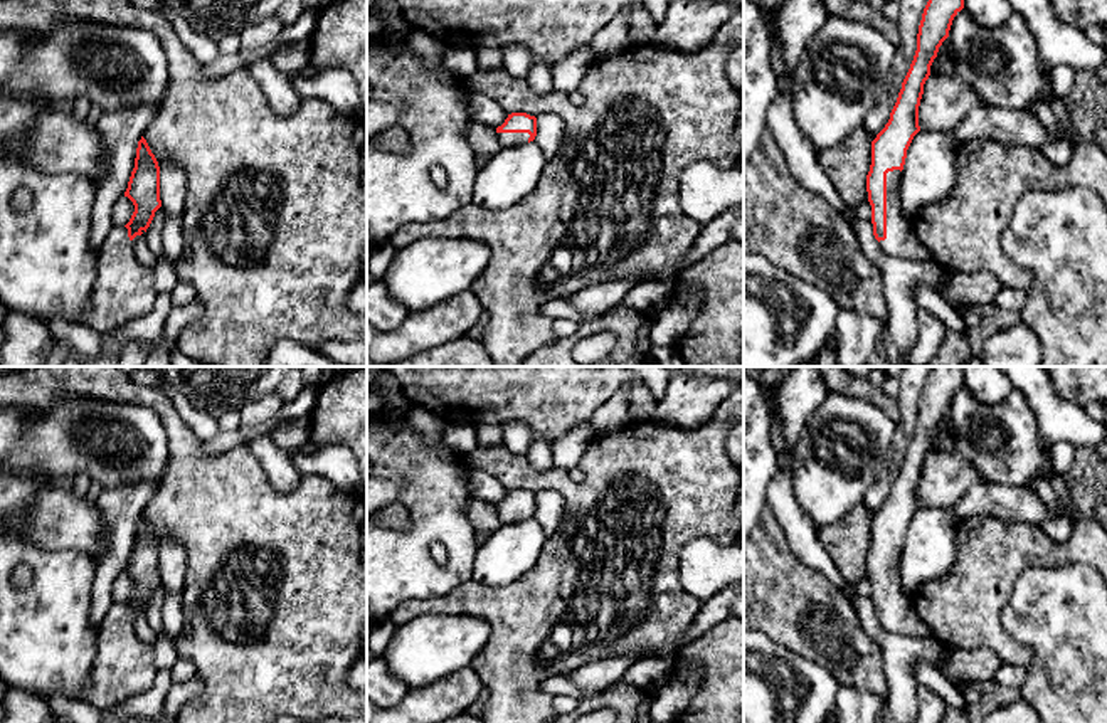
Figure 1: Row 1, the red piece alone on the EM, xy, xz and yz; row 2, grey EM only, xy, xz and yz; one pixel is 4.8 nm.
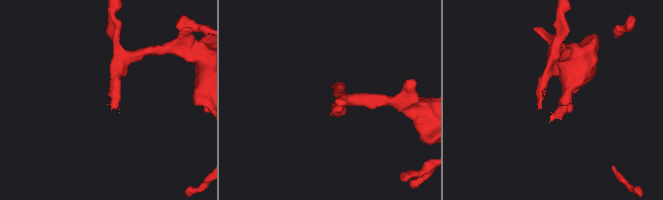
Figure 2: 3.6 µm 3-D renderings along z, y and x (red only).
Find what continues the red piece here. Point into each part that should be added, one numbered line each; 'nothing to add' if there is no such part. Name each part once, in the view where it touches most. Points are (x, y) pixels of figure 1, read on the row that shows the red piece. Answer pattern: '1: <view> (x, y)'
1: yz (900, 242)

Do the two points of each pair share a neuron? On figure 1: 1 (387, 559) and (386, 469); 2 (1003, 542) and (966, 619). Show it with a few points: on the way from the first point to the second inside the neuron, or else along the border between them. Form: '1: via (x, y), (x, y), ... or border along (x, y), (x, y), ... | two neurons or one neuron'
1: via (409, 537), (418, 528), (418, 501), (407, 491) | one neuron
2: via (990, 560), (979, 585), (968, 601) | one neuron

